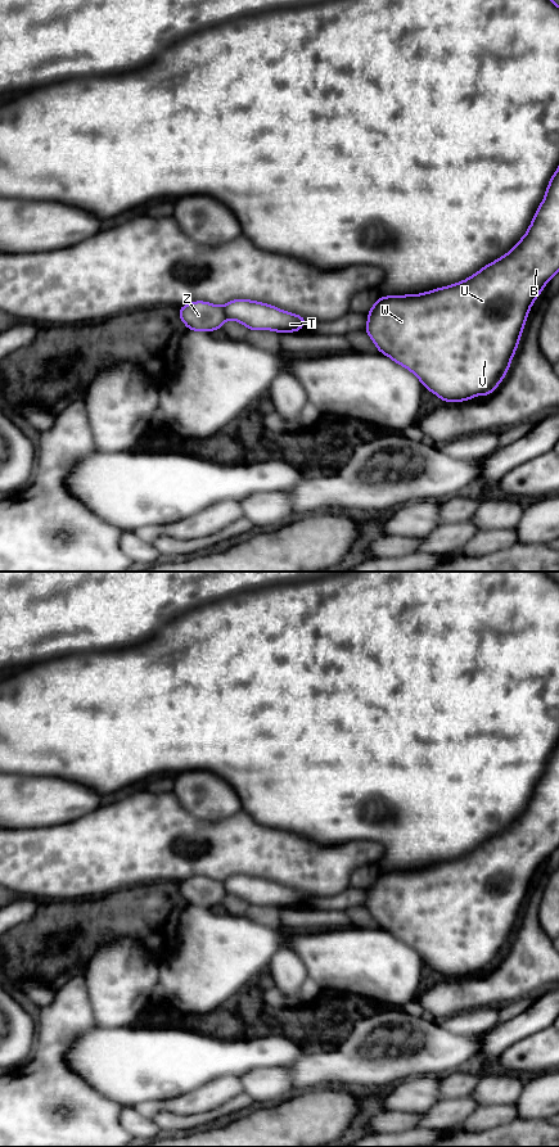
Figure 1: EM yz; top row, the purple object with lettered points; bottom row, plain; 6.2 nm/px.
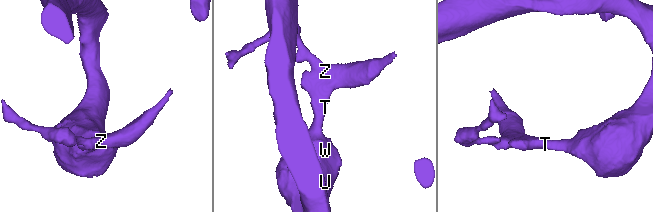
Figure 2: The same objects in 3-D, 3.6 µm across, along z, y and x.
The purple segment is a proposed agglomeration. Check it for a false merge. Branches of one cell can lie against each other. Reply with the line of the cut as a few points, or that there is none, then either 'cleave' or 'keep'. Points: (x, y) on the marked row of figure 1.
cut in yz along (222, 307), (226, 319); cleave

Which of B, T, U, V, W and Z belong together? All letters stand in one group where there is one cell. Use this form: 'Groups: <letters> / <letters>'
Groups: B T U V W / Z

